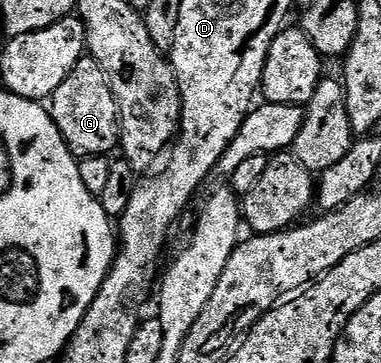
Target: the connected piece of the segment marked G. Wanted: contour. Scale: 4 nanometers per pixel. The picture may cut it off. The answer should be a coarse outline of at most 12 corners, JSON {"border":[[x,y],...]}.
{"border":[[97,61],[57,86],[49,111],[76,158],[121,144],[119,107]]}

